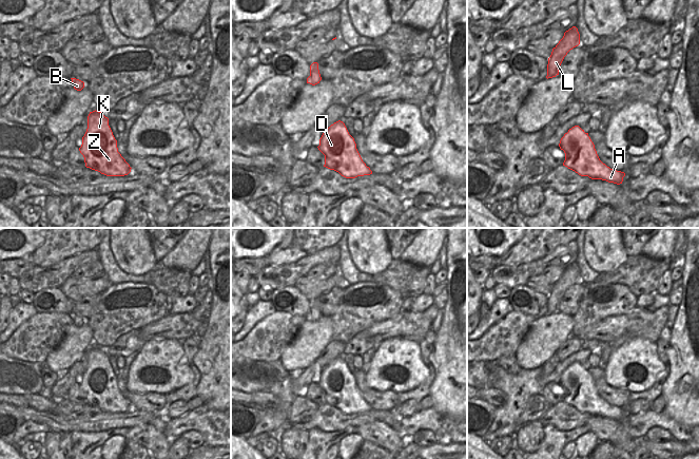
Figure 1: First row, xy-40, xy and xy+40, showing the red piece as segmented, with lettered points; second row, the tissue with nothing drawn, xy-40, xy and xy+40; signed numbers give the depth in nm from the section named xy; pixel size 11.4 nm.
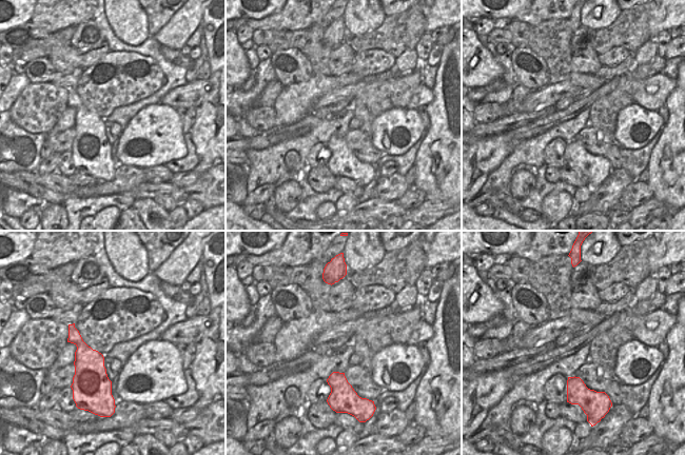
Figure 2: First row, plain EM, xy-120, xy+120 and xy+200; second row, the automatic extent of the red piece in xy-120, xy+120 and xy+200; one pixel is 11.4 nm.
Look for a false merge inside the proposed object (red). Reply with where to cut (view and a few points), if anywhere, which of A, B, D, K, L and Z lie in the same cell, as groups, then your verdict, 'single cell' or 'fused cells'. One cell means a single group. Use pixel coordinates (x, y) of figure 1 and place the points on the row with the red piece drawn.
xy (311, 64), (314, 72), (318, 74) | A B D K Z / L | fused cells

